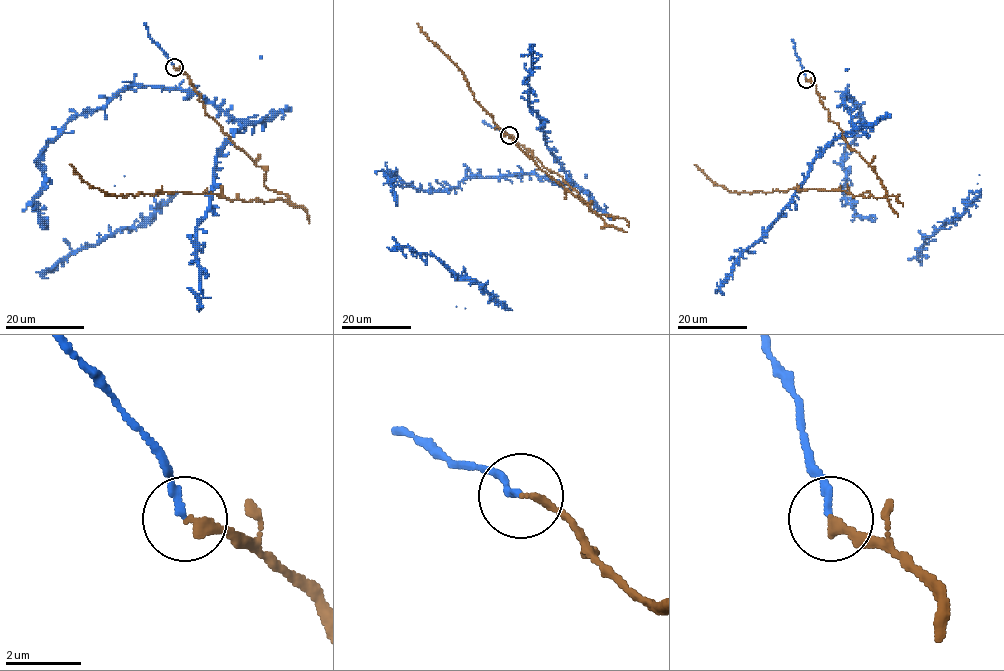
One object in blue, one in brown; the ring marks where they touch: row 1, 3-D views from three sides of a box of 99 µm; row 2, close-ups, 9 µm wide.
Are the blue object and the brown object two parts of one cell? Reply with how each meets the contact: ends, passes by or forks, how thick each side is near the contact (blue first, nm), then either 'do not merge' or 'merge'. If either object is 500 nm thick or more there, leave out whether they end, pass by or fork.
blue ends | brown ends | 180/240 nm | merge

